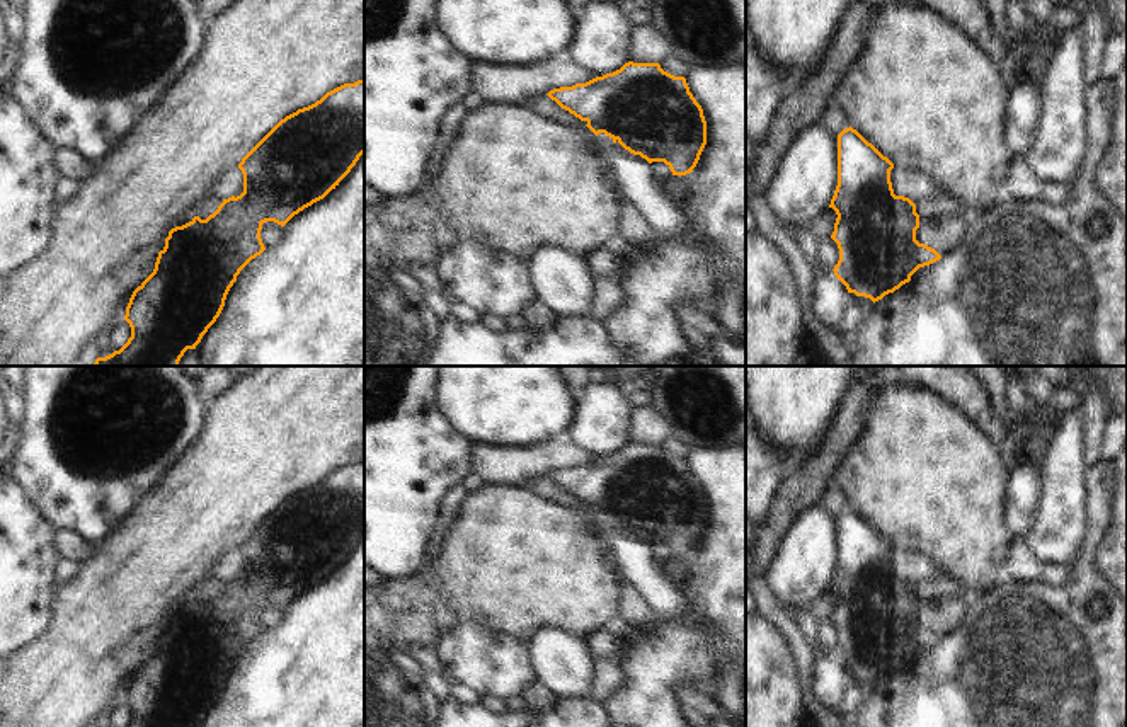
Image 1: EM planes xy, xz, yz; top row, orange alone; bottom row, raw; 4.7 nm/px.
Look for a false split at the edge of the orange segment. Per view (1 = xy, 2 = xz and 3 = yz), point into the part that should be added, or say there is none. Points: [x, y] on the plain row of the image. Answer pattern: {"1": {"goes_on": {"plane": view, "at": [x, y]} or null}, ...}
{"1": {"goes_on": null}, "2": {"goes_on": null}, "3": {"goes_on": null}}

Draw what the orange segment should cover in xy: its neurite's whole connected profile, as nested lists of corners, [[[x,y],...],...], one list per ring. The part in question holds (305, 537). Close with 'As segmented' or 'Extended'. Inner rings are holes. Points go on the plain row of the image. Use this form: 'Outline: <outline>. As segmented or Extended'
Outline: [[[364,461],[344,465],[327,473],[315,485],[281,501],[238,545],[243,555],[243,574],[223,581],[206,601],[194,598],[175,608],[158,633],[153,654],[133,673],[124,701],[131,718],[124,727],[197,727],[220,698],[226,676],[240,652],[266,628],[260,611],[266,603],[284,608],[295,596],[323,581],[351,553],[364,535]]]. As segmented.

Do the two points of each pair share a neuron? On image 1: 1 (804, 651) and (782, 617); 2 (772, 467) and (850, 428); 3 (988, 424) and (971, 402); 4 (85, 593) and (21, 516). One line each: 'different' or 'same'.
1: same
2: different
3: same
4: different

